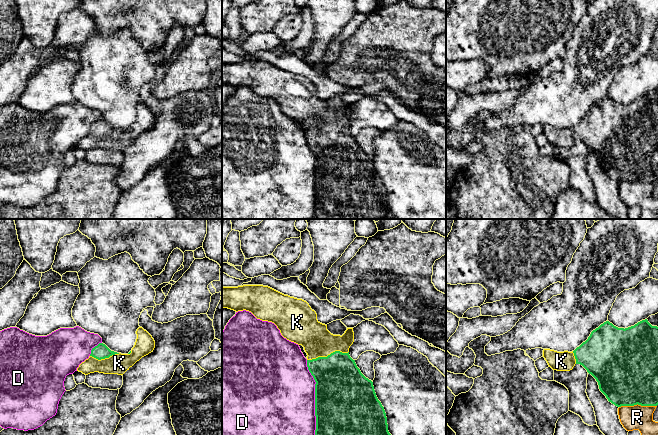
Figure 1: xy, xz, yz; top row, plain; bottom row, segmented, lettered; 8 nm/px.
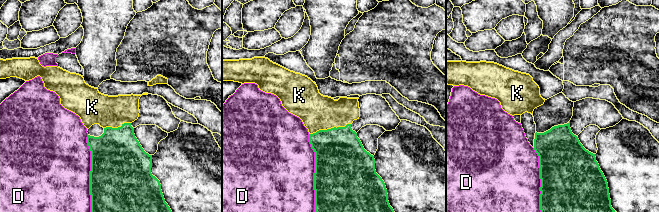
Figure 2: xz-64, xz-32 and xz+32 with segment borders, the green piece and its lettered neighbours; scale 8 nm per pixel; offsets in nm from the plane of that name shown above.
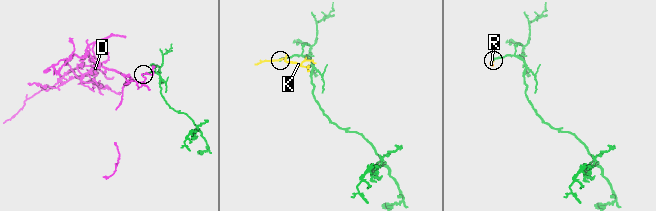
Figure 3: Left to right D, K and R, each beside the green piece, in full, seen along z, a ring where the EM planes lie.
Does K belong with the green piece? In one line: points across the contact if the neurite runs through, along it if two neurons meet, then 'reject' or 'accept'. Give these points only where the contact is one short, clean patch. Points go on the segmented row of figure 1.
accept

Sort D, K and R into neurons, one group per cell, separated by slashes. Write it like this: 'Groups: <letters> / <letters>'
Groups: D / K / R

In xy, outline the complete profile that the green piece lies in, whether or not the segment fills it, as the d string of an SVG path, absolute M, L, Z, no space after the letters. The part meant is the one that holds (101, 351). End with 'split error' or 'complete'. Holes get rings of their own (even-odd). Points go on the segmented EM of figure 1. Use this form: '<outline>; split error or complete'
M142 327L137 329L136 334L135 345L128 354L111 351L105 344L99 343L92 348L89 358L79 365L77 371L85 375L94 372L123 375L137 361L151 353L155 348L154 339Z; split error

